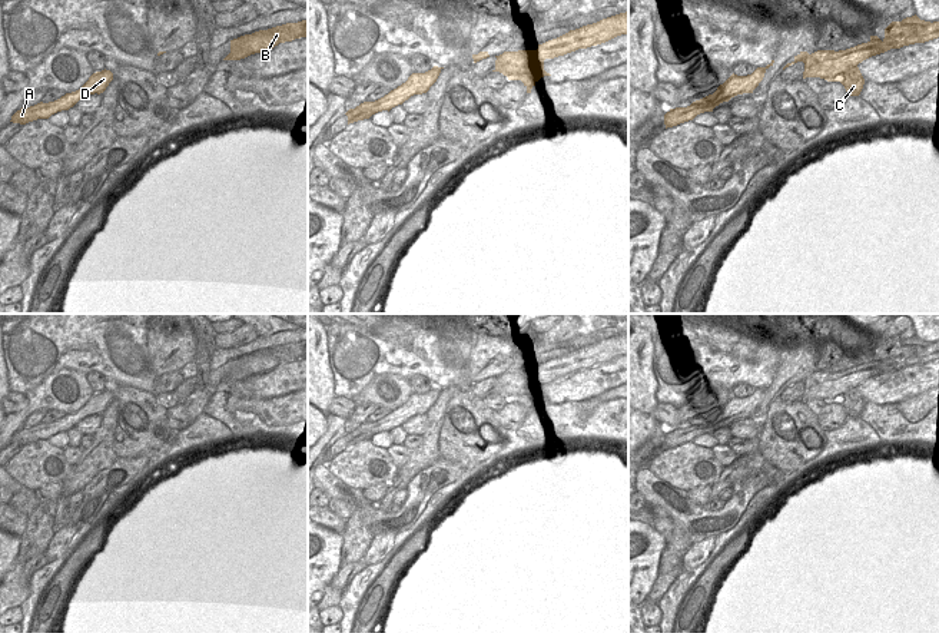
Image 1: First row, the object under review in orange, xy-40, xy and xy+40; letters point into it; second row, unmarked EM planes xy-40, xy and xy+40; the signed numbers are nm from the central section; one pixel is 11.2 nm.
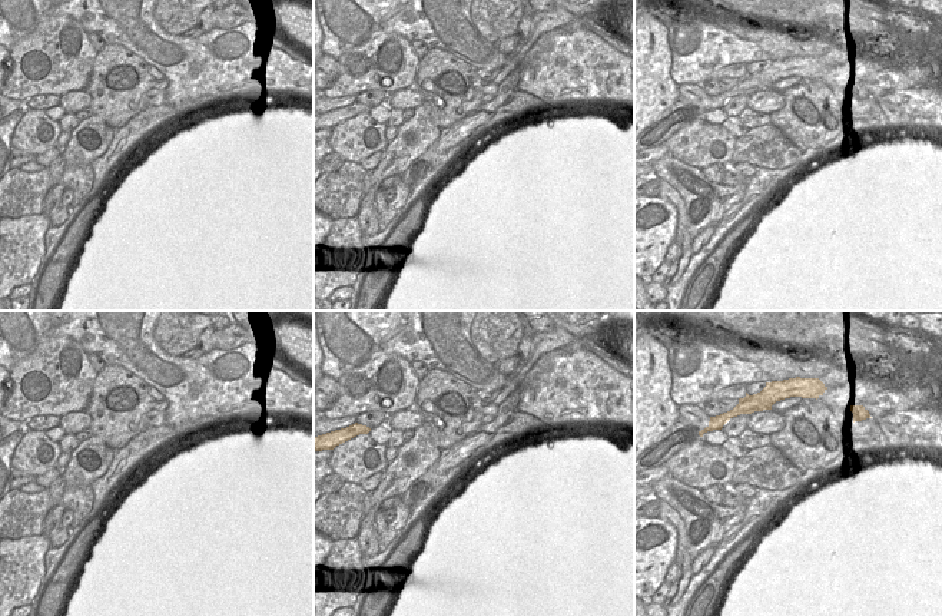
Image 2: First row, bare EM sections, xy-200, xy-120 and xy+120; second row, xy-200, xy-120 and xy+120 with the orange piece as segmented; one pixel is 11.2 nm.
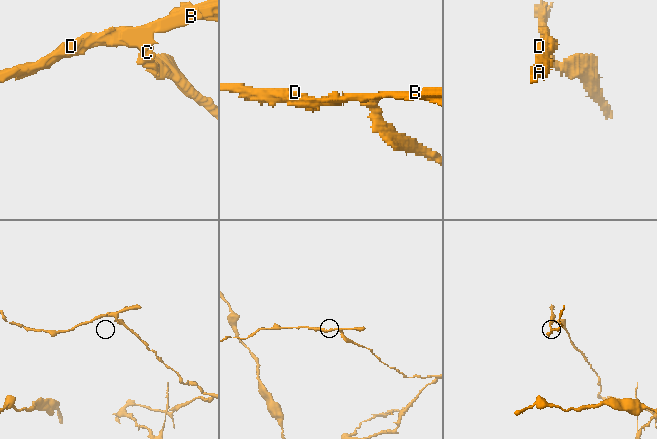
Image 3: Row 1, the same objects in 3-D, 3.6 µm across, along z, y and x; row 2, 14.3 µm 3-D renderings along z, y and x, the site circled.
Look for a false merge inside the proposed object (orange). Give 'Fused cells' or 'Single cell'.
Fused cells

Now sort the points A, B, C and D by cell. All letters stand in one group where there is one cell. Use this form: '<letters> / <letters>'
A B D / C

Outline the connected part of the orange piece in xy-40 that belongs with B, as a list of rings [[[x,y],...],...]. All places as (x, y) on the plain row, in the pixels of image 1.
[[[308,341],[286,344],[230,361],[230,374],[223,381],[240,381],[250,375],[268,372],[279,364],[308,357]]]

